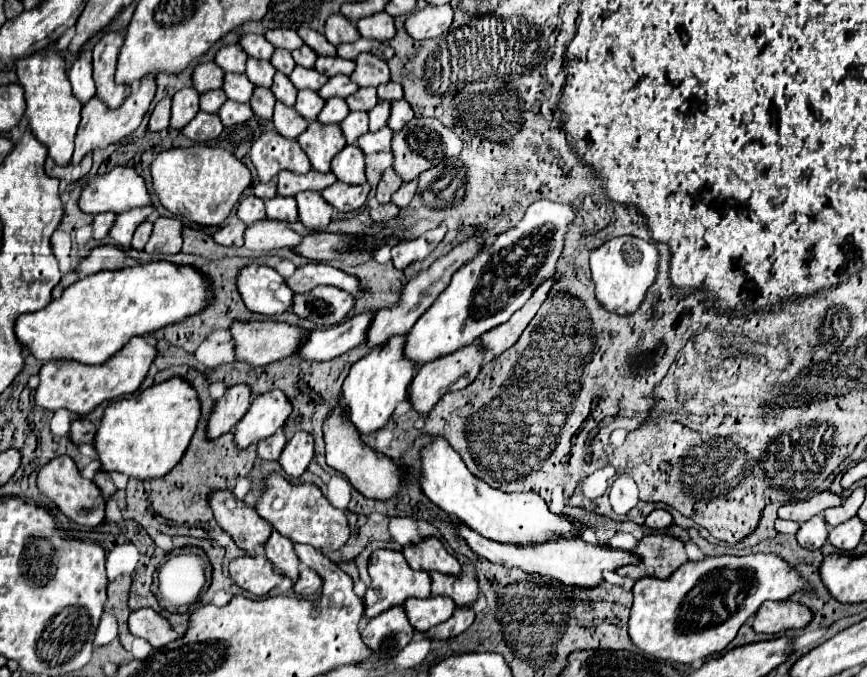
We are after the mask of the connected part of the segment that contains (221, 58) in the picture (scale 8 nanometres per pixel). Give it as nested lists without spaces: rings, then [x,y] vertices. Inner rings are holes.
[[[239,44],[233,46],[221,46],[215,54],[215,62],[223,72],[245,72],[247,54]]]

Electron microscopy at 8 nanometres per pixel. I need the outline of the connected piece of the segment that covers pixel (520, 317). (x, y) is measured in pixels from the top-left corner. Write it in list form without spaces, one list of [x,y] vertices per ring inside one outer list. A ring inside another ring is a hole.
[[[555,274],[555,276],[549,278],[549,280],[545,280],[545,282],[535,290],[535,294],[527,300],[527,304],[525,304],[521,310],[517,310],[505,324],[501,324],[501,326],[497,326],[497,328],[493,328],[491,332],[485,332],[485,334],[481,336],[481,346],[489,352],[489,356],[499,356],[499,354],[503,354],[507,348],[511,348],[511,346],[519,340],[521,332],[529,326],[529,322],[531,322],[533,316],[537,314],[539,306],[541,306],[543,300],[547,298],[549,288],[551,288],[557,280],[559,280],[559,274]]]

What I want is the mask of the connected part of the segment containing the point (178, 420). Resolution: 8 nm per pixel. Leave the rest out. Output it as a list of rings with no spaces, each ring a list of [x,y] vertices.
[[[181,378],[155,384],[131,398],[111,402],[95,434],[95,450],[101,472],[123,472],[147,480],[163,478],[181,460],[199,422],[199,400],[195,390]]]

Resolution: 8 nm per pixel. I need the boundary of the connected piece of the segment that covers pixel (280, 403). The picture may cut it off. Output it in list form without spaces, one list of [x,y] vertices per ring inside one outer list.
[[[269,390],[261,396],[255,396],[247,414],[237,422],[235,446],[239,450],[247,448],[253,442],[265,440],[275,434],[291,414],[291,402],[281,390]]]

